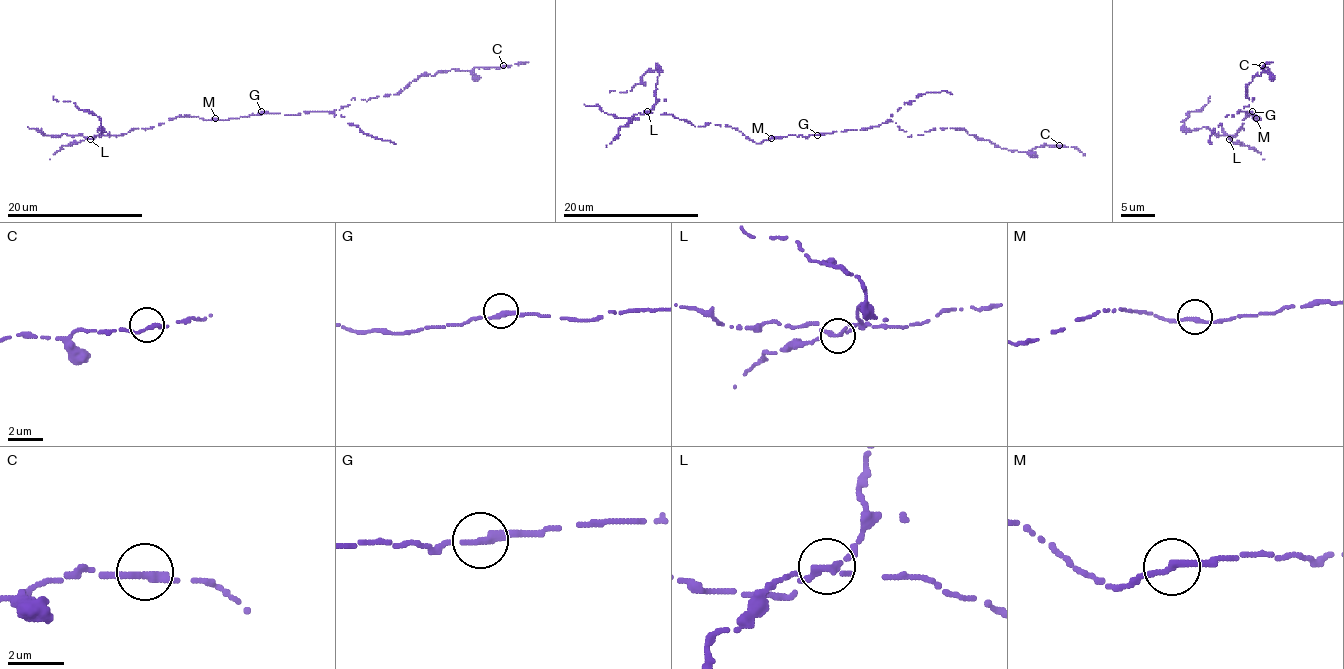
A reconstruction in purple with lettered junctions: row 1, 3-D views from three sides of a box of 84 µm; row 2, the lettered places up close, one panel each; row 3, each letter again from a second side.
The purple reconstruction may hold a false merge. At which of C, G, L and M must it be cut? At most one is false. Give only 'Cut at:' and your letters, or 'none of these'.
Cut at: L

